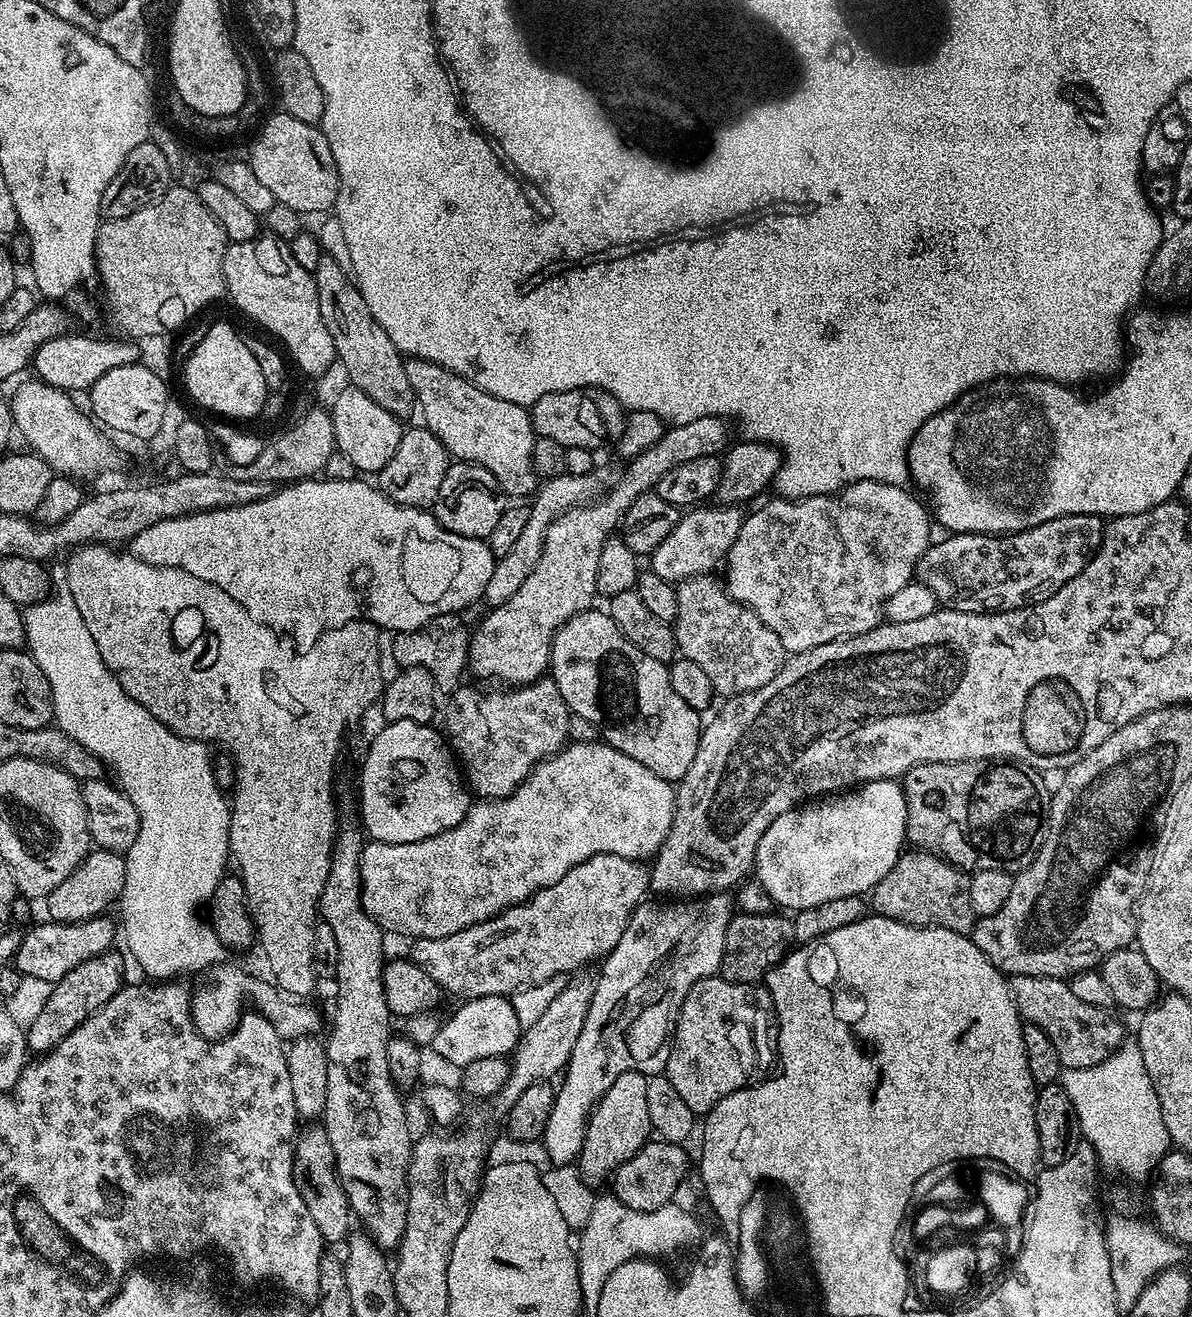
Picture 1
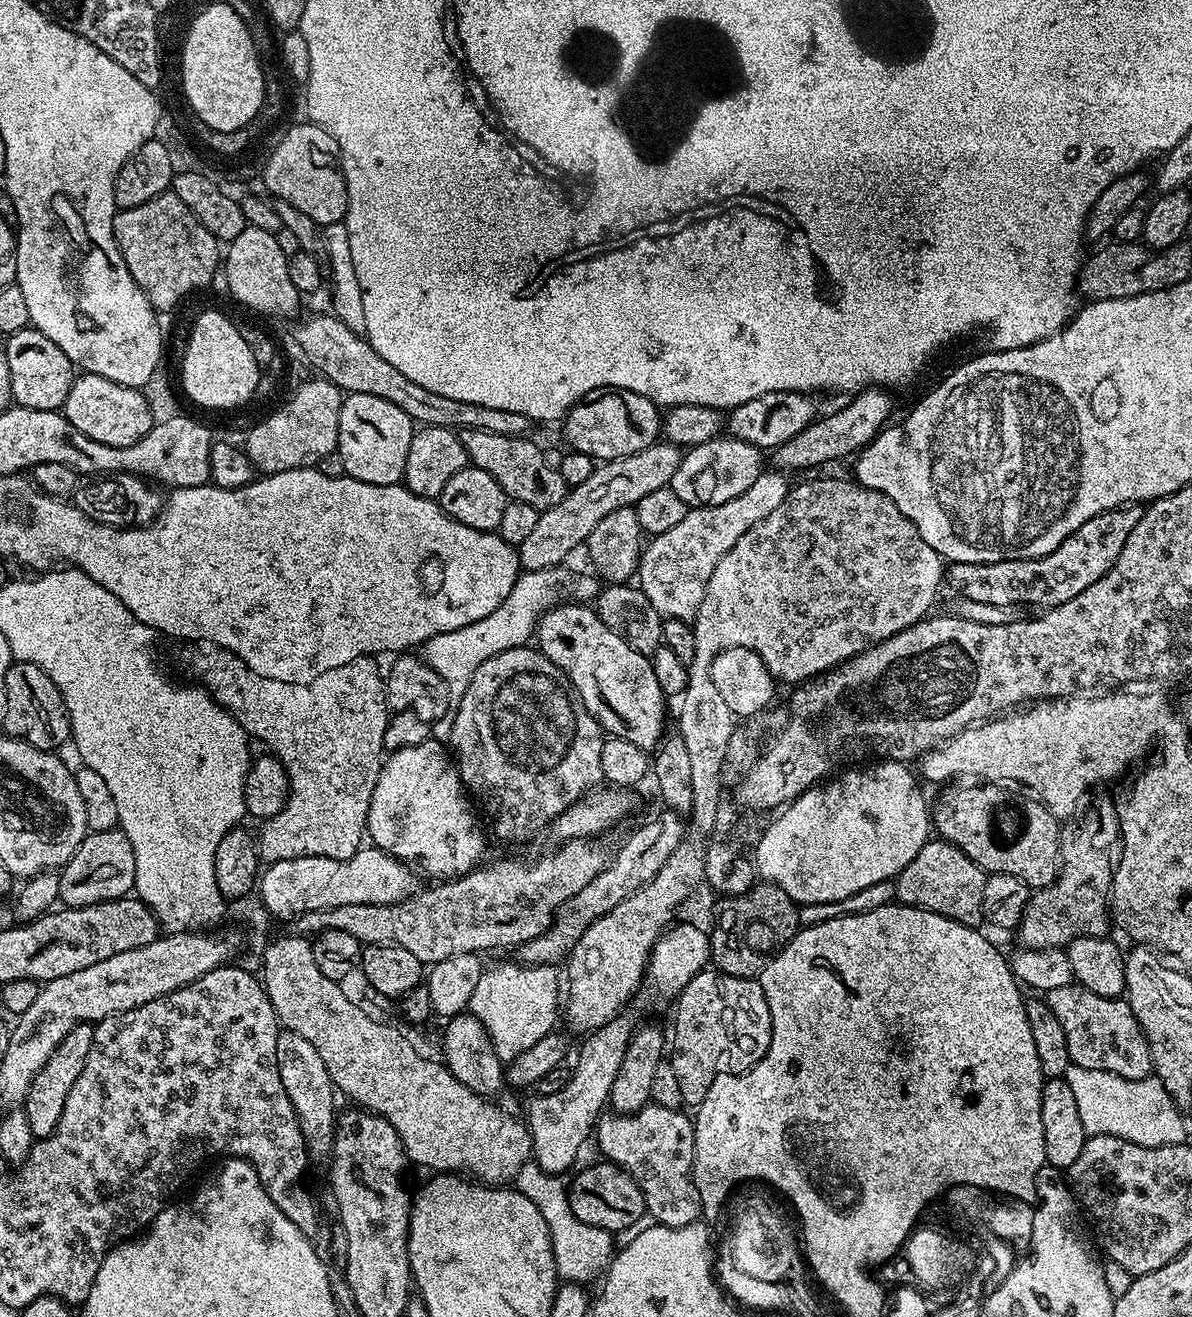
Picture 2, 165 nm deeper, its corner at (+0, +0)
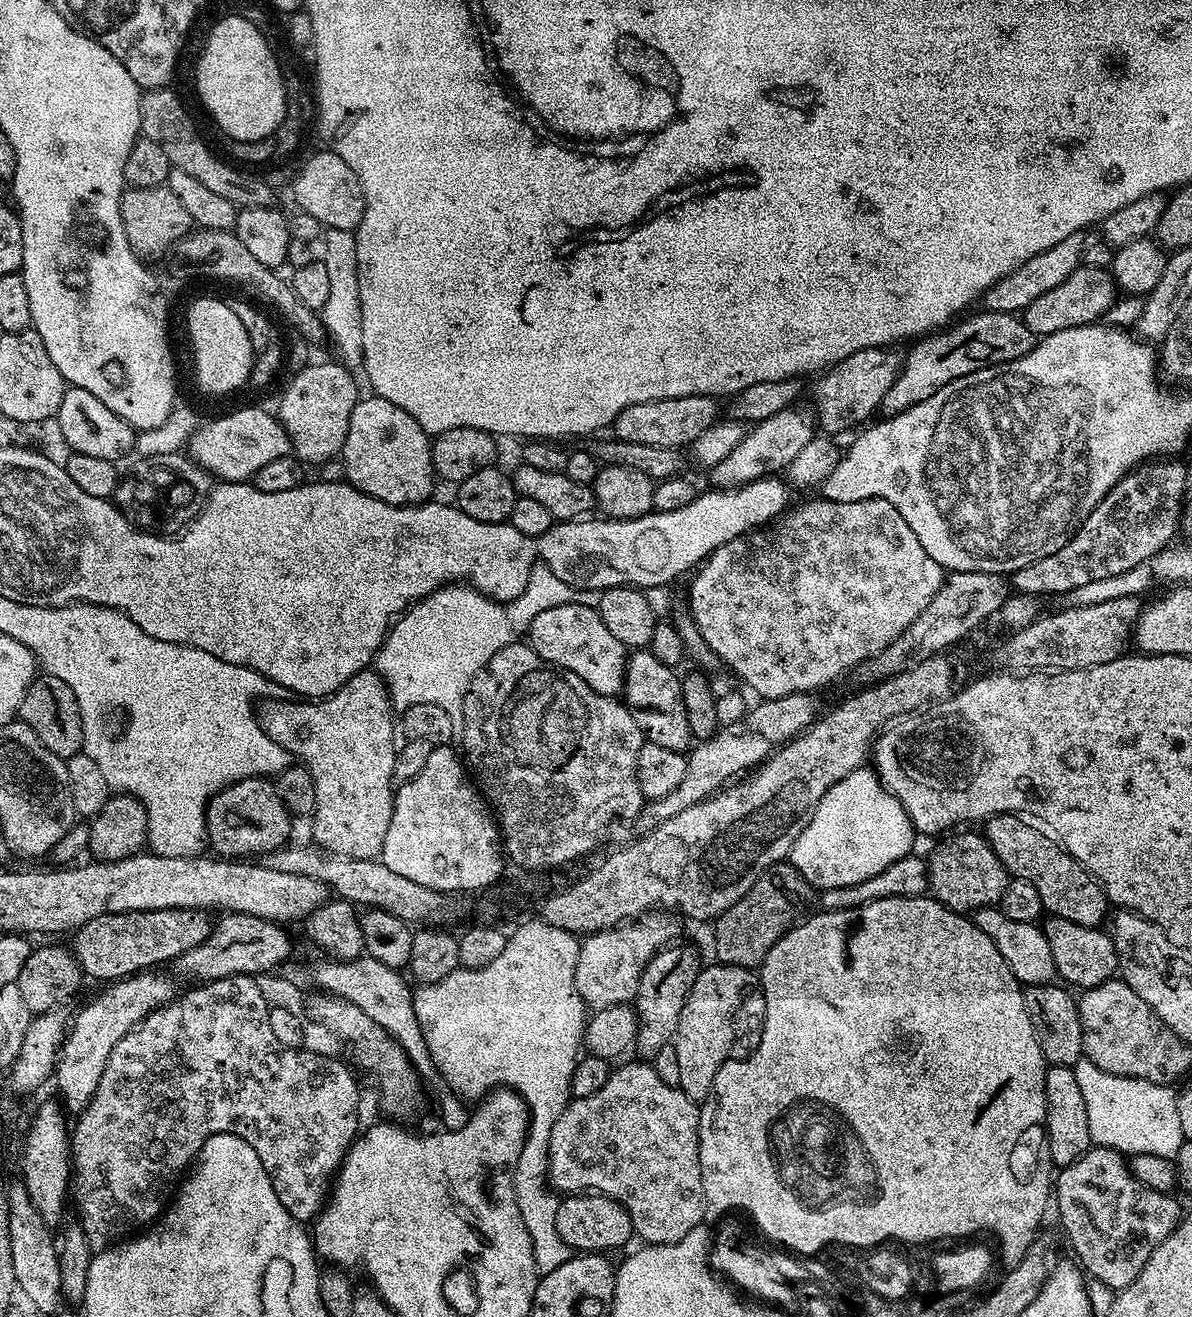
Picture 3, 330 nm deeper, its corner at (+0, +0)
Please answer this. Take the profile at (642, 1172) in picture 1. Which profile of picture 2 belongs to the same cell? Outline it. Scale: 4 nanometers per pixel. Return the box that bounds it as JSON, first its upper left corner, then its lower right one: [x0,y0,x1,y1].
[568,1162,646,1234]

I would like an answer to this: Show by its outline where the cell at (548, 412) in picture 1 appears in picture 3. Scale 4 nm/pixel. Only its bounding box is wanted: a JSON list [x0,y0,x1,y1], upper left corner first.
[614,396,718,449]

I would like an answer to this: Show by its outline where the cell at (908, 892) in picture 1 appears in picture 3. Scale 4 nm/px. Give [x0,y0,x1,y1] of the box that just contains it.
[927,831,1010,914]

